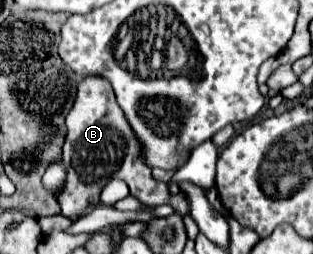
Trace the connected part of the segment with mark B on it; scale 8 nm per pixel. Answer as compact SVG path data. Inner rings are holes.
M83 77L79 81L77 99L67 115L67 143L63 147L63 165L67 167L67 185L57 197L61 211L71 221L77 221L93 205L99 203L101 189L111 179L127 183L133 197L147 205L171 205L179 215L189 215L189 201L183 193L173 195L169 185L155 181L151 167L141 153L141 141L133 137L133 129L113 97L111 85L103 77Z

